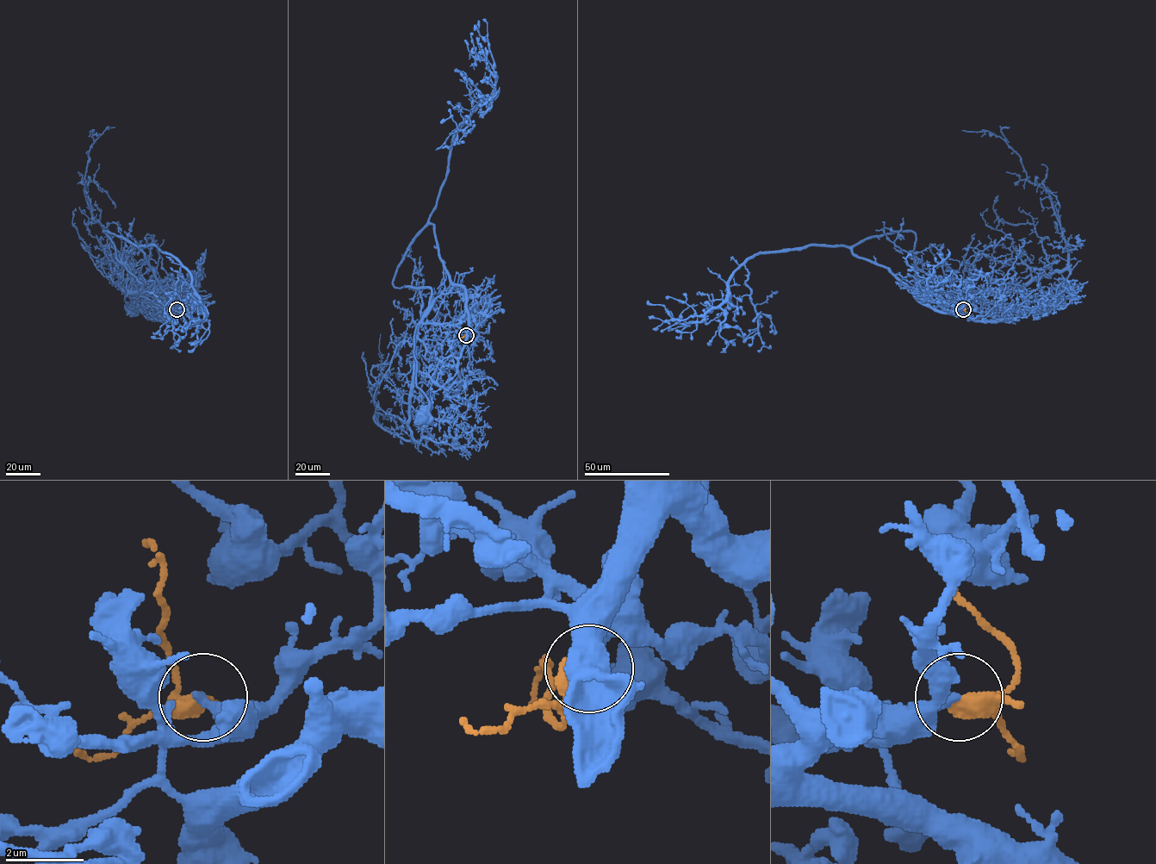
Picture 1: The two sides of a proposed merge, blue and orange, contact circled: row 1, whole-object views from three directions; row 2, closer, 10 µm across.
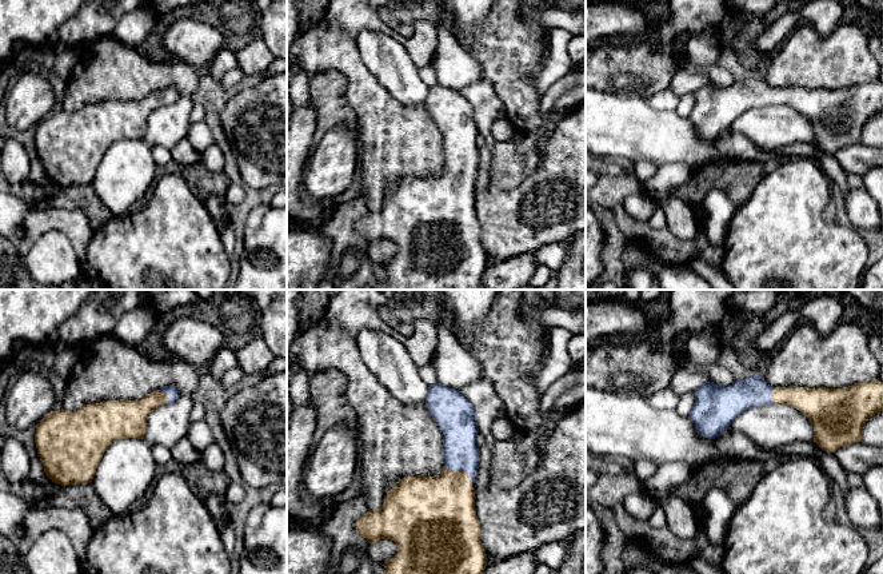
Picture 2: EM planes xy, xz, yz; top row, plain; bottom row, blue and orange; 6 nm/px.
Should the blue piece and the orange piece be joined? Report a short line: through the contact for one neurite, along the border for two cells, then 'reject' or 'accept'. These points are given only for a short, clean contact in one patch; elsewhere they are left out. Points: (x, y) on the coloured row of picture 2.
xz (459, 429), (462, 470), (450, 499), (443, 506) | accept

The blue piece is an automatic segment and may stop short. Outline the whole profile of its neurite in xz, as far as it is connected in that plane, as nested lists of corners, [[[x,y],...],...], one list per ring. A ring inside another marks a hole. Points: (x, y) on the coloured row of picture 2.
[[[440,383],[428,387],[425,404],[444,435],[443,473],[401,478],[380,509],[368,509],[356,521],[356,530],[369,543],[391,539],[397,545],[397,553],[383,565],[385,574],[483,574],[487,554],[480,541],[474,489],[479,469],[475,408],[459,390]]]

